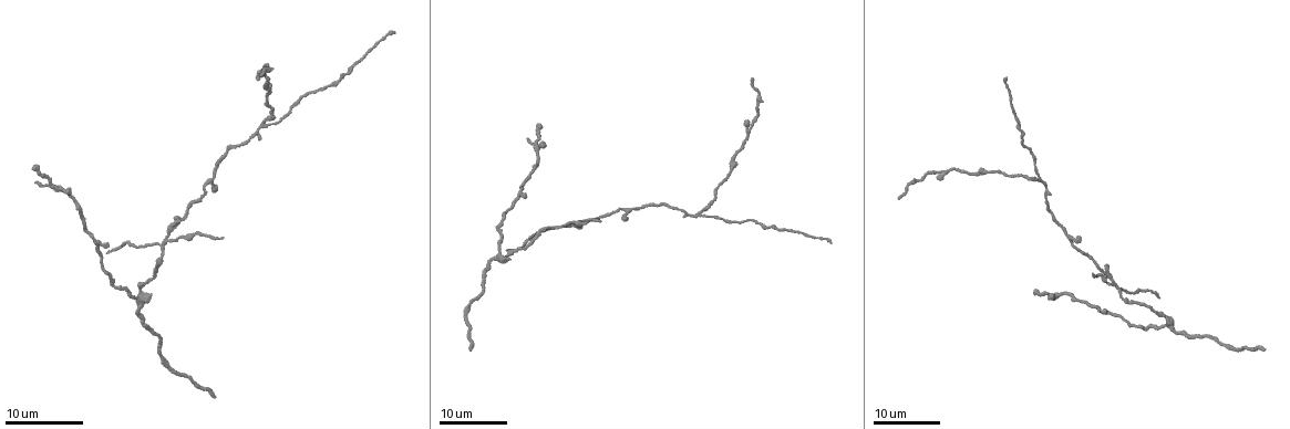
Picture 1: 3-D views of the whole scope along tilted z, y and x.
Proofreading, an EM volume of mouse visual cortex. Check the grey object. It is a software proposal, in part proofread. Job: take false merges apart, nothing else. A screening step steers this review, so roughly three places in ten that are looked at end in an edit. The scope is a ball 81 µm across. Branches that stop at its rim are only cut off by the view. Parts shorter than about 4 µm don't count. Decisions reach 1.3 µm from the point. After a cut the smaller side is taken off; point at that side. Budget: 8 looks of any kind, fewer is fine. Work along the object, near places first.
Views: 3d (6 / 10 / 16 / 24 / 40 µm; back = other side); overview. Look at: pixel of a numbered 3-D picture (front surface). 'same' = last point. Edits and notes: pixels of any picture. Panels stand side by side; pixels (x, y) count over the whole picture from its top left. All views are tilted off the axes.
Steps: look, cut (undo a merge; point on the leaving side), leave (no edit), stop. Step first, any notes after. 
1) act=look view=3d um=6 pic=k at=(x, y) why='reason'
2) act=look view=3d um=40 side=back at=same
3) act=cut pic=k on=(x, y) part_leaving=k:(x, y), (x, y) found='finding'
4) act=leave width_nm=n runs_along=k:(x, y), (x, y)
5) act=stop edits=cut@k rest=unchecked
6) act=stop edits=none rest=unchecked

act=look view=3d um=24 pic=1 at=(496, 253)

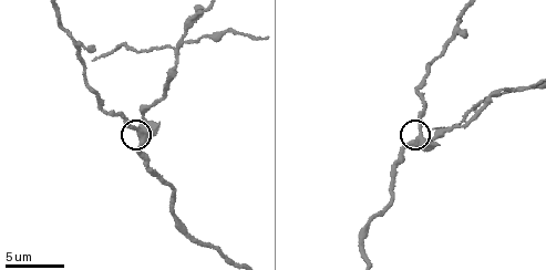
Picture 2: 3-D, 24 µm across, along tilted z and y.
act=look view=3d um=6 pic=2 at=(420, 136)

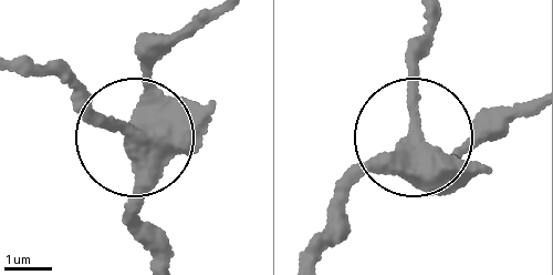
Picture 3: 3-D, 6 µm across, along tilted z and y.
act=leave side_arm_um=22 runs_along=3:(205, 18), (153, 47), (157, 116), (133, 190), (141, 236) found='continuous, no second neuron'

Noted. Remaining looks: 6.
act=look view=3d um=10 pic=2 at=(527, 86) why='arms part here'

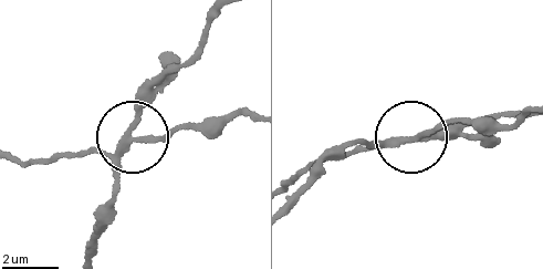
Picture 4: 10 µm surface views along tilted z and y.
act=cut pic=4 on=(84, 153) width_nm=190 part_leaving=4:(119, 152), (38, 164), (14, 159) found='two neurons meet here'

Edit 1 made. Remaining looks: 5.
act=look view=3d um=24 pic=1 at=(213, 176) why='three arms meet'

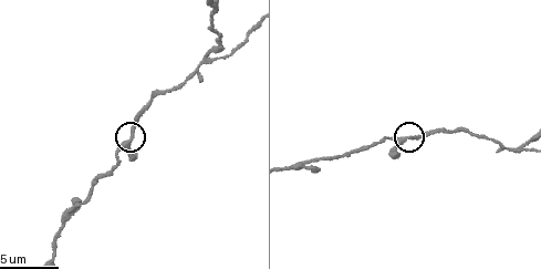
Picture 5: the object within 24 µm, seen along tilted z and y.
act=look view=3d um=6 pic=5 at=(406, 139)

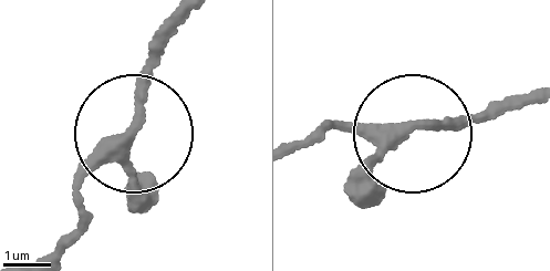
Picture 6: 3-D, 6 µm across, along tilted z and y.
act=look view=3d um=6 side=back pic=6 at=(422, 126) why='other side'

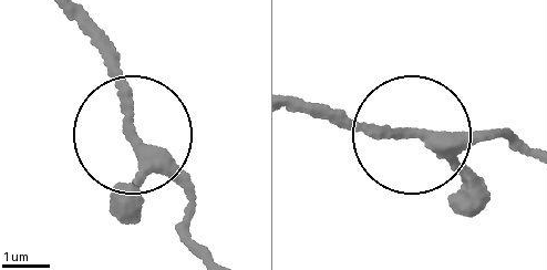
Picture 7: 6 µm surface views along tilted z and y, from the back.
act=leave arms=3 found='continuous, no second neuron'

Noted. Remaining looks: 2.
act=stop edits=cut@4 rest=unchecked

